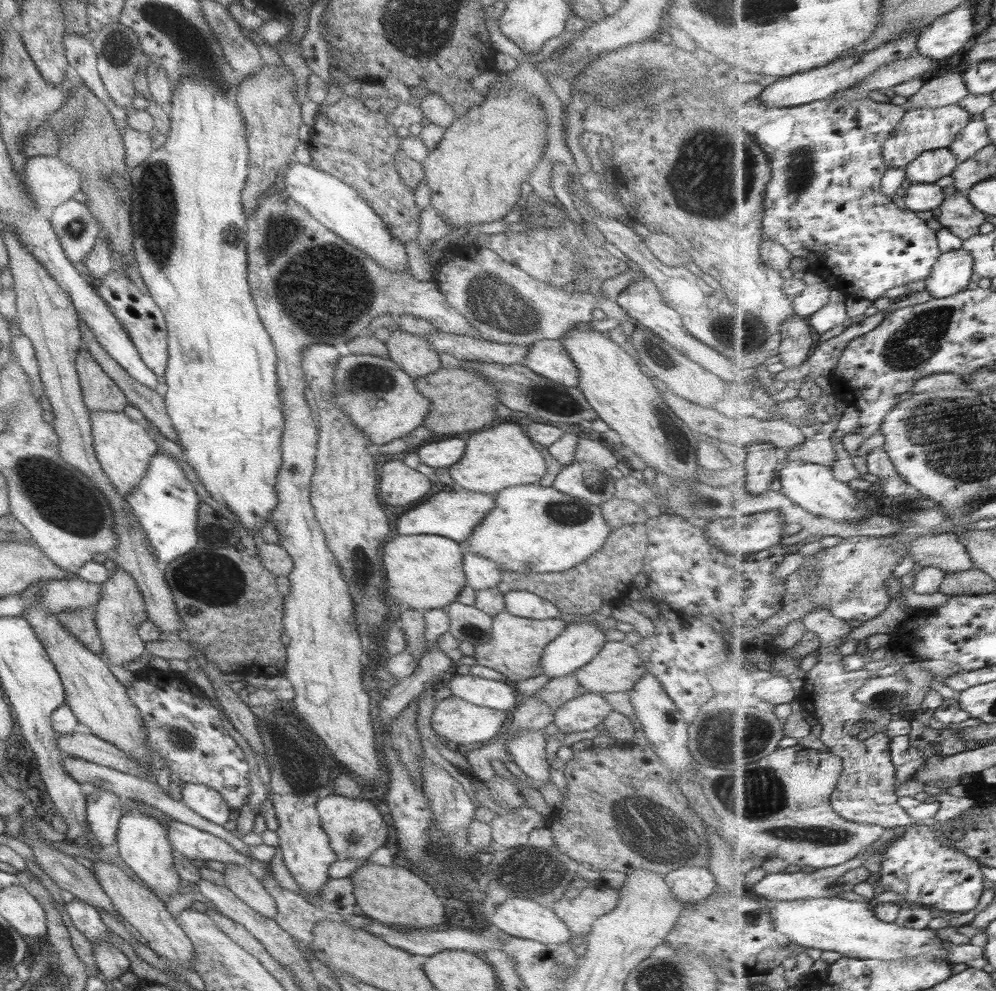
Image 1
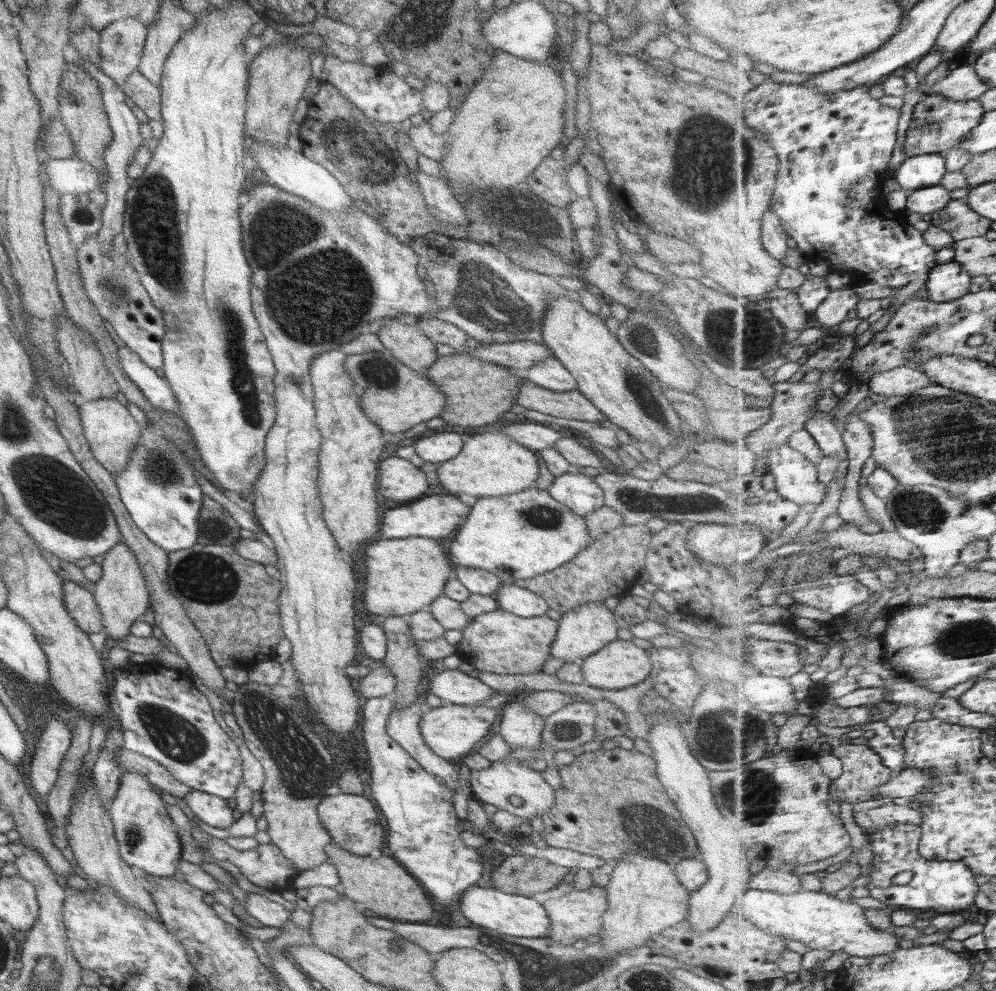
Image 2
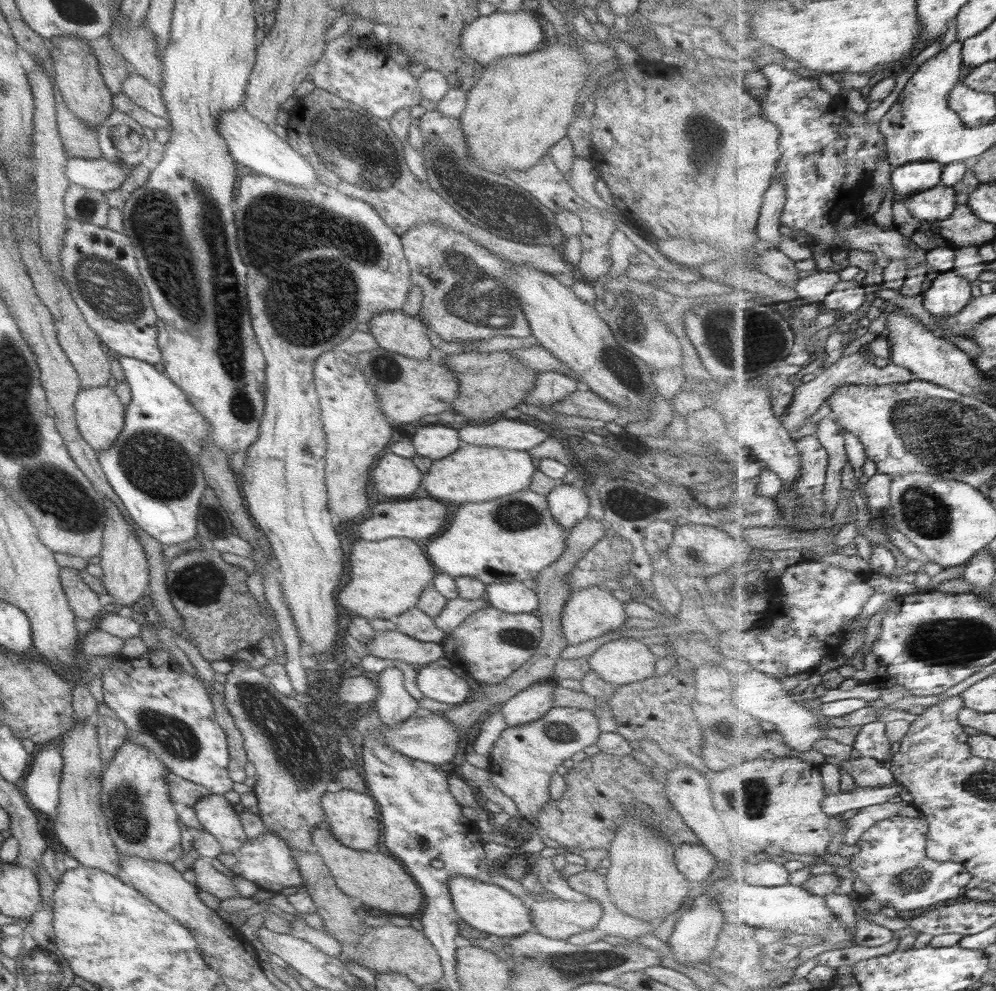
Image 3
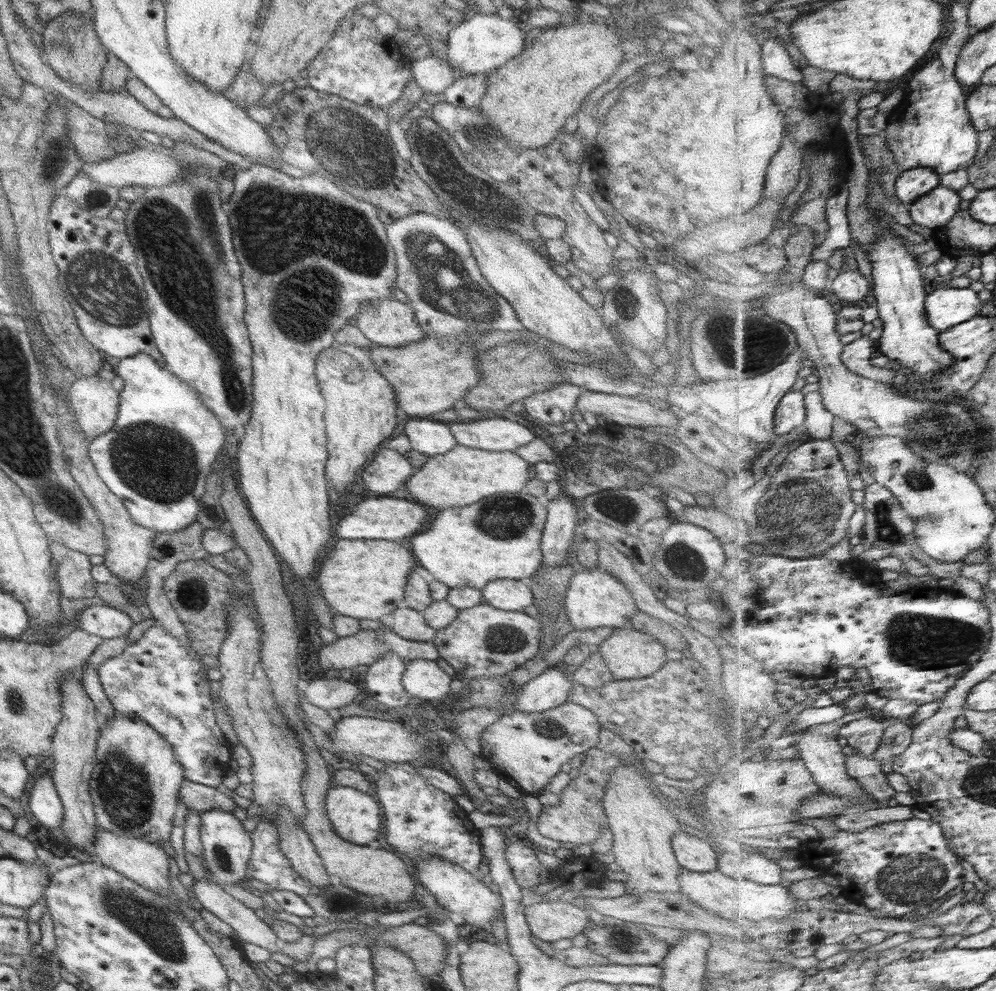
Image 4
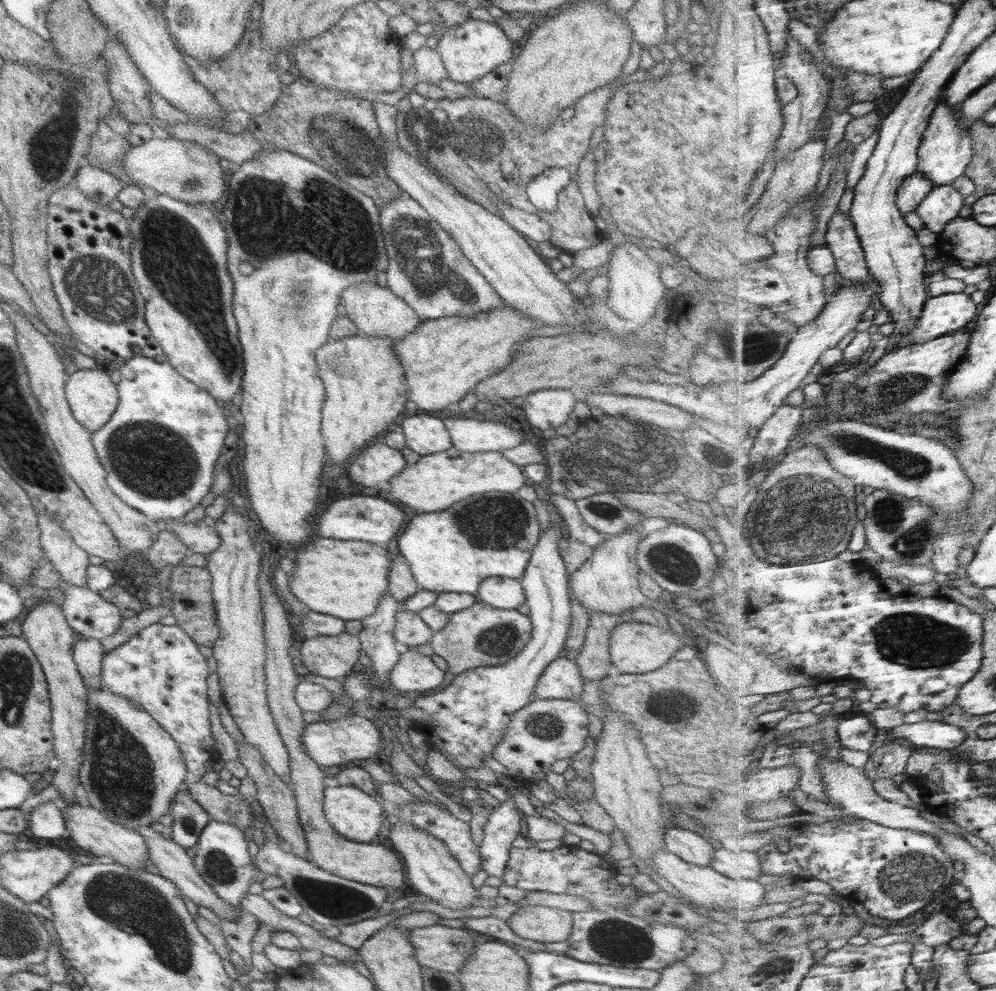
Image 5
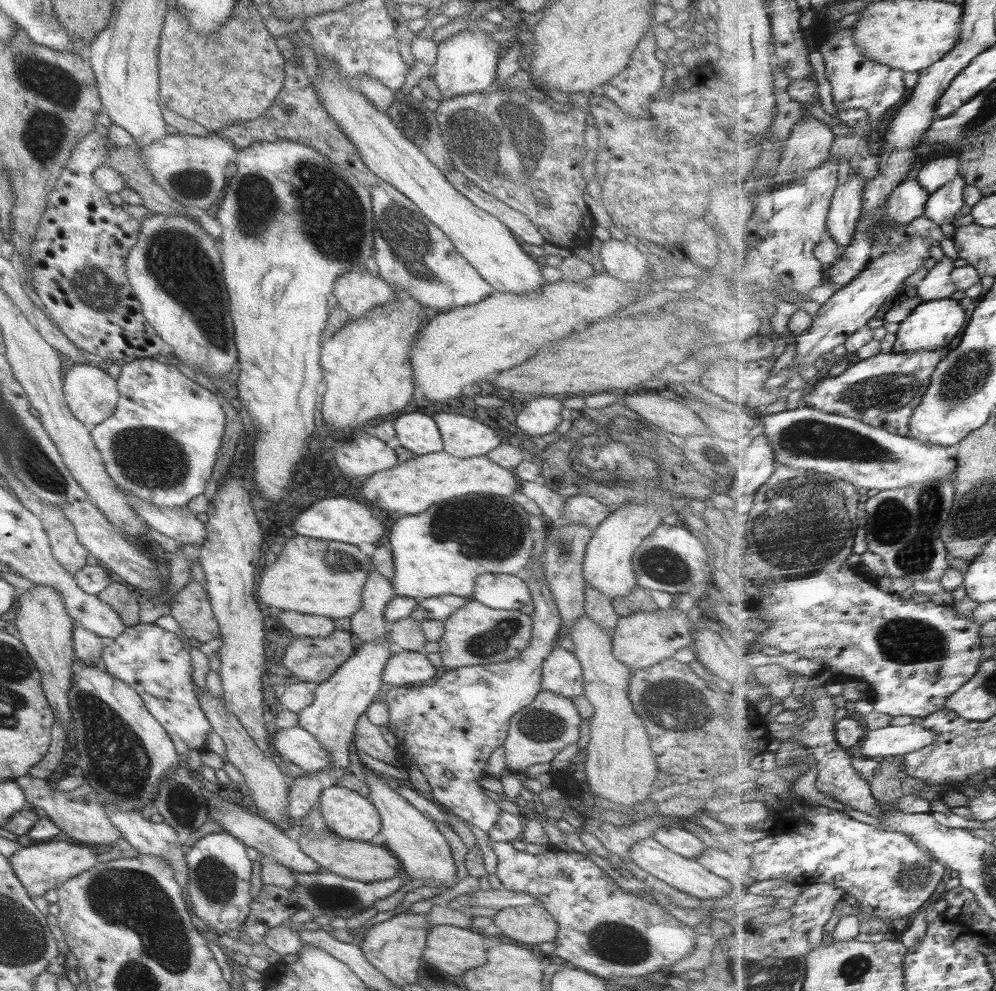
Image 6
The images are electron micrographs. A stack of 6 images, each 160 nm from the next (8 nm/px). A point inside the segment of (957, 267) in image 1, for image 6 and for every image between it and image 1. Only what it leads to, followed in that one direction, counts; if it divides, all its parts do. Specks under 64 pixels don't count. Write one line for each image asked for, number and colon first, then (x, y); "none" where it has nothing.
2: (949, 281)
3: (950, 292)
4: (946, 306)
5: (942, 315)
6: (935, 324)

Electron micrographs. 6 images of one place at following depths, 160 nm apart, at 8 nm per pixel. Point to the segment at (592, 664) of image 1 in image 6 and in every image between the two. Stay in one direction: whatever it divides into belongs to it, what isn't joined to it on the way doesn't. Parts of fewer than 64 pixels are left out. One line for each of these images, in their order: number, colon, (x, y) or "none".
2: (619, 664)
3: (625, 660)
4: (628, 654)
5: (633, 648)
6: (640, 639)

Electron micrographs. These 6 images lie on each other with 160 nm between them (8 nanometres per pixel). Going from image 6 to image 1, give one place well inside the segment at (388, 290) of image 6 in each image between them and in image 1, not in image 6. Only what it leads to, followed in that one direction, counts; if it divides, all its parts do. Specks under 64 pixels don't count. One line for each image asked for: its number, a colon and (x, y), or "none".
1: (413, 355)
2: (405, 343)
3: (395, 331)
4: (389, 323)
5: (375, 311)

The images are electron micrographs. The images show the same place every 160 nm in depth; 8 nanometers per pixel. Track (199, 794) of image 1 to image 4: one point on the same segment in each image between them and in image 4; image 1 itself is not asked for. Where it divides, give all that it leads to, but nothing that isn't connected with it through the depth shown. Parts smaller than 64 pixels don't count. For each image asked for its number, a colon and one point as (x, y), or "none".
2: (212, 810)
3: (218, 817)
4: (226, 846)

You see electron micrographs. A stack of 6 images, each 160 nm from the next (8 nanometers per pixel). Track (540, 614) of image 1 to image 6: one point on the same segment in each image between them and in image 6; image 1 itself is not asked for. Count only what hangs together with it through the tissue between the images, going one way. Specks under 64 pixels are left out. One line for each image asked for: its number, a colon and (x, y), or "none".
2: (520, 602)
3: (511, 597)
4: (508, 595)
5: (506, 594)
6: (500, 592)

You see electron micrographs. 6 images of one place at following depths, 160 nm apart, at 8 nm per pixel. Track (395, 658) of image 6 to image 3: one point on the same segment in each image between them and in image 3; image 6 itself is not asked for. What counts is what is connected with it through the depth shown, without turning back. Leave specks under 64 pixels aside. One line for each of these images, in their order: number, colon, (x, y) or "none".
3: (439, 683)
4: (423, 680)
5: (413, 672)

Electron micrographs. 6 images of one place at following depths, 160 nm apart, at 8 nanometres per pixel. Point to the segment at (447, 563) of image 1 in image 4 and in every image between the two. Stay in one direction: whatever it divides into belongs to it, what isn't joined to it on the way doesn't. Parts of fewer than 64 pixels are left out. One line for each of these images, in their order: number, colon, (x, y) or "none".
2: (404, 575)
3: (384, 578)
4: (364, 579)

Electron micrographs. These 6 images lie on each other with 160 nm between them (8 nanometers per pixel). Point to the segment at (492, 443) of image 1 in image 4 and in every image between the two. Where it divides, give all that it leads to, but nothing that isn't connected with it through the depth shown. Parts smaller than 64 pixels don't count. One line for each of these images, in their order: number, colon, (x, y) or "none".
2: (490, 465)
3: (476, 474)
4: (462, 476)

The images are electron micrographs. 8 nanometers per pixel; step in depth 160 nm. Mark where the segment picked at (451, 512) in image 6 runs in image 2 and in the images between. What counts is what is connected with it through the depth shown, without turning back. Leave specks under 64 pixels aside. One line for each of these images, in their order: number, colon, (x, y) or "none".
2: (523, 535)
3: (512, 538)
4: (498, 537)
5: (445, 551)

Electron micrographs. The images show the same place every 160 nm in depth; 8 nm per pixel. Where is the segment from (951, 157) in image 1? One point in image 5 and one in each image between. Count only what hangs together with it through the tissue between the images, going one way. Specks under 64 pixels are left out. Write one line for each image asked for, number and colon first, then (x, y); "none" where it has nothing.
2: (916, 172)
3: (908, 179)
4: (912, 184)
5: (916, 187)

